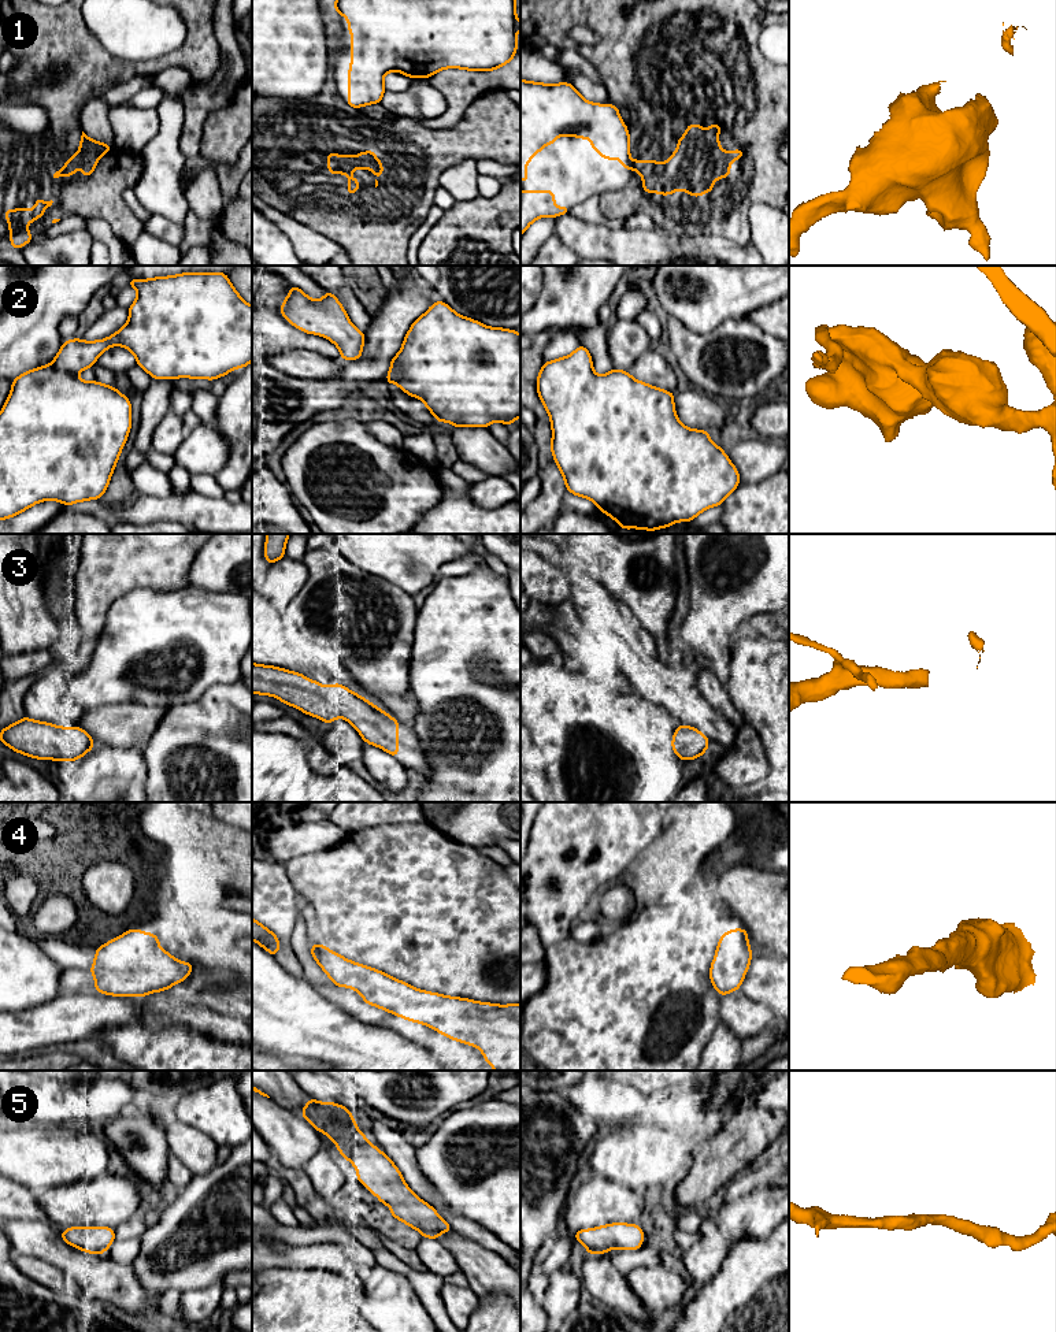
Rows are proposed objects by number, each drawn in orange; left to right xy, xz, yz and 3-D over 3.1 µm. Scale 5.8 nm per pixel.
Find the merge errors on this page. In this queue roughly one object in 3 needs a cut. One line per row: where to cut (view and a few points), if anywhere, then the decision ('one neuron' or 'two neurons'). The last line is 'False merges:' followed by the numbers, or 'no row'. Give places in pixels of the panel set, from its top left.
1: cut xy (80, 145), (78, 164); two neurons
2: cut none; one neuron
3: cut none; one neuron
4: cut none; one neuron
5: cut none; one neuron
False merges: 1

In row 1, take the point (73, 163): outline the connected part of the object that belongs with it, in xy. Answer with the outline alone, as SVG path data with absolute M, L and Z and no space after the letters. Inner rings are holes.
M81 146L74 156L67 159L64 167L62 167L58 172L51 171L51 178L53 181L58 181L60 175L73 177L73 174L78 170L79 163L81 163Z

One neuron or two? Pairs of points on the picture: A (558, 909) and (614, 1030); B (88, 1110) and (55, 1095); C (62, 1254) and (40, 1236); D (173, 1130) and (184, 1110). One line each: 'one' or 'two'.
A: two
B: one
C: one
D: two

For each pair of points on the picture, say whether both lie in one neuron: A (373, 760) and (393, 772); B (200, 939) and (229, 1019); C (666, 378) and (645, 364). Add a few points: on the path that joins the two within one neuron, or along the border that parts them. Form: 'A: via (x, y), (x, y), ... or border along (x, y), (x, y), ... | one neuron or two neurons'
A: via (378, 763), (388, 771) | one neuron
B: via (219, 958), (229, 968), (229, 1000) | one neuron
C: via (660, 374), (651, 367) | one neuron

